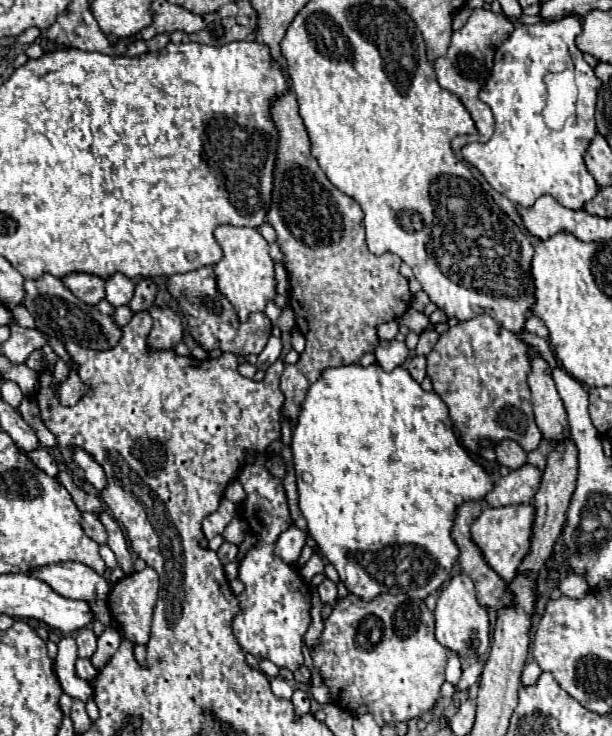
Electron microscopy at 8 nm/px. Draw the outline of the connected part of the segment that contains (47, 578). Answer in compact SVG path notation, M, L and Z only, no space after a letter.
M62 562L54 566L34 568L30 570L30 576L36 576L52 586L58 594L72 600L106 600L110 594L112 584L98 572L94 572L90 566L80 562Z

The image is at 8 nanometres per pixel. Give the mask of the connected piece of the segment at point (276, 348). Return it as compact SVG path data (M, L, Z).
M270 336L266 348L258 354L258 362L256 362L256 368L258 370L266 370L270 364L276 362L276 358L280 358L280 350L282 350L282 342L280 338L274 338Z

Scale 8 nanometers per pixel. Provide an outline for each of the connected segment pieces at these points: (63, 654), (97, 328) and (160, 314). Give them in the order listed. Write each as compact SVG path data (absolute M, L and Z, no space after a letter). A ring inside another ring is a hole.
M64 636L58 642L58 656L56 656L56 674L58 680L62 684L62 690L70 696L70 698L78 698L82 702L86 702L92 696L92 688L86 680L78 678L74 662L76 662L76 642L72 636Z
M42 274L38 280L26 280L24 282L24 304L28 312L34 316L36 326L40 330L46 330L48 336L58 338L60 342L76 342L86 348L94 350L106 350L114 348L122 336L120 328L114 324L110 316L100 314L94 306L88 306L86 302L78 300L64 284L60 278L52 274Z
M150 308L148 312L154 318L154 326L148 336L148 344L152 348L176 348L176 344L180 344L182 340L180 316L170 308L166 310Z

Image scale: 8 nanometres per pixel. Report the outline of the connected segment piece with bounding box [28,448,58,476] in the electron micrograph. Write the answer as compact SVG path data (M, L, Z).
M36 448L34 452L28 454L28 458L30 458L40 470L44 470L48 476L56 476L56 474L58 474L58 464L54 462L54 458L52 458L44 448Z

